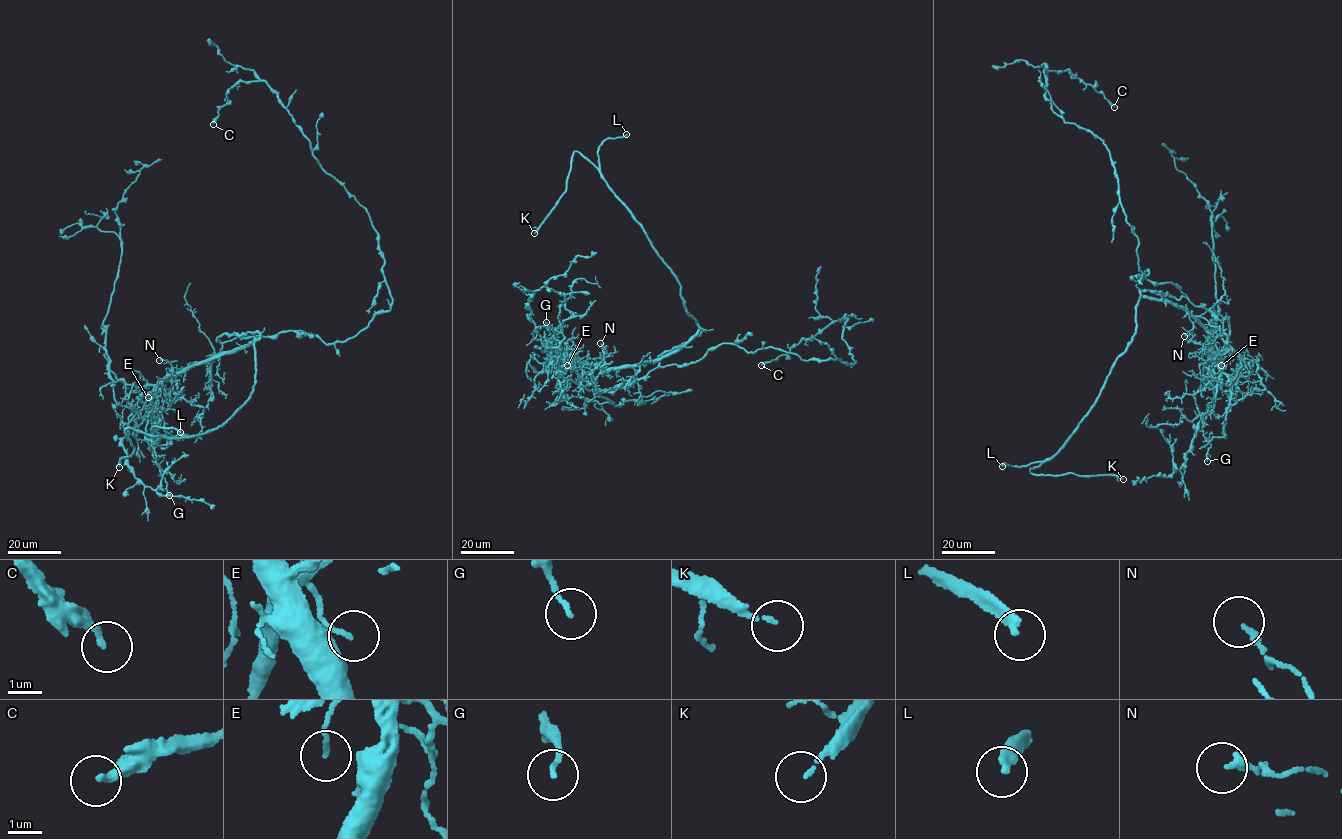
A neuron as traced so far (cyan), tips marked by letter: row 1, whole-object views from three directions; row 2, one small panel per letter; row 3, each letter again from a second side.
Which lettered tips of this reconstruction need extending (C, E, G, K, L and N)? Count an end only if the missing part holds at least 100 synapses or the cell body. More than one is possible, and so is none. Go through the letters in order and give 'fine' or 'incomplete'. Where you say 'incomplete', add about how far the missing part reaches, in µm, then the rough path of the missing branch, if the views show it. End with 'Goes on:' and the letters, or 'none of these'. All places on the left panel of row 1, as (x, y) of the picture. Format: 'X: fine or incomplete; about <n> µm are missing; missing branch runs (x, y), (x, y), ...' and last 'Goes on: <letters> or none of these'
C: fine
E: fine
G: fine
K: incomplete; about 60 µm are missing; missing branch runs (119, 467), (116, 452), (102, 457), (104, 463), (116, 461), (115, 479), (131, 502)
L: incomplete; about 110 µm are missing; missing branch runs (180, 432), (188, 435), (206, 430), (200, 423), (172, 435), (152, 448), (138, 467), (113, 480)
N: fine
Goes on: K, L

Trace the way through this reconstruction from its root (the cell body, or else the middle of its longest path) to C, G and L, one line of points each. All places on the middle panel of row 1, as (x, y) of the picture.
C: (725, 343), (852, 365), (841, 337), (848, 319), (761, 365)
G: (725, 343), (698, 361), (658, 367), (638, 379), (631, 367), (565, 361), (549, 344), (554, 332), (546, 322)
L: (725, 343), (695, 362), (659, 366), (658, 356), (705, 331), (600, 170), (599, 148), (626, 134)

